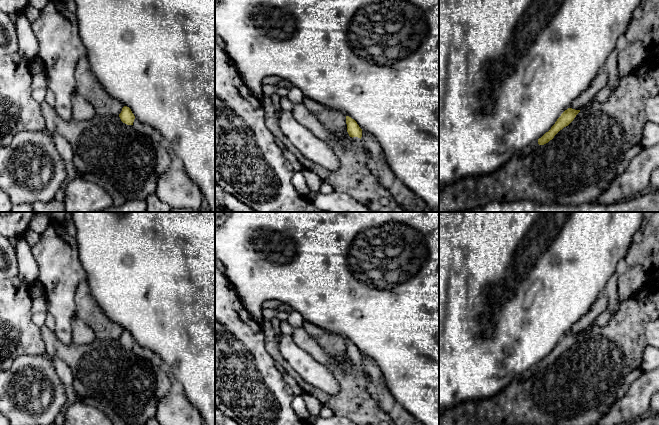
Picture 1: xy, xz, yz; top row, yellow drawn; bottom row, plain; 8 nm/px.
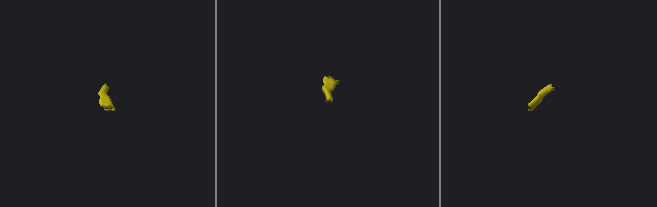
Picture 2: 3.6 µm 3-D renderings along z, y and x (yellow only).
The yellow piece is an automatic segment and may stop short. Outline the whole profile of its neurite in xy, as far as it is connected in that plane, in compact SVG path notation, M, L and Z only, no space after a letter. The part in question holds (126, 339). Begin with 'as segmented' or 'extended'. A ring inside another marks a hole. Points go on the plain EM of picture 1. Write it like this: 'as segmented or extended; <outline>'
extended; M124 330L122 332L121 337L119 338L119 341L121 345L127 349L134 349L138 350L140 348L144 348L141 345L139 345L134 338L132 337L131 333L127 330Z

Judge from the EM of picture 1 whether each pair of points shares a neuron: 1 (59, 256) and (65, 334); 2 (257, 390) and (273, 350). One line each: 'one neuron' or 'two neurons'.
1: one neuron
2: two neurons

